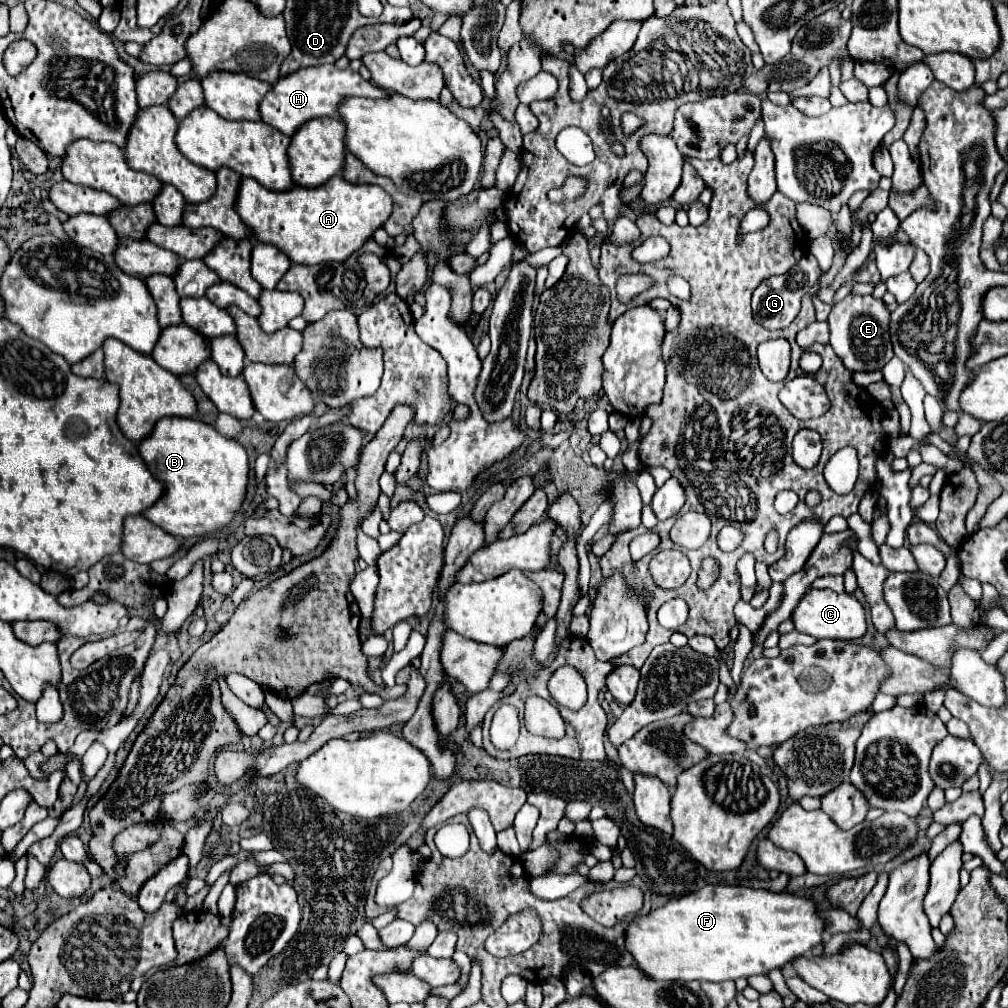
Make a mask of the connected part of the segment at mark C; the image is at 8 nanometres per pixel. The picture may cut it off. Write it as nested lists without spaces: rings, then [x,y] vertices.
[[[811,589],[803,595],[799,605],[795,607],[791,615],[795,629],[807,635],[813,635],[815,639],[861,639],[865,635],[867,623],[865,623],[865,609],[851,593],[835,593],[831,589]]]

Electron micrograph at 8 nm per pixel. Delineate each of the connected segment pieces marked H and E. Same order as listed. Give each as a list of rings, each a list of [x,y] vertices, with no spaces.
[[[335,65],[297,69],[295,73],[289,73],[287,77],[281,77],[279,81],[275,81],[271,87],[271,93],[263,97],[263,101],[259,103],[261,121],[279,129],[283,135],[293,135],[297,127],[301,127],[305,121],[313,117],[335,117],[337,103],[347,95],[375,99],[375,97],[385,97],[385,91],[365,81],[353,69],[339,69]]]
[[[849,295],[831,309],[829,327],[829,343],[849,371],[881,371],[893,357],[893,347],[889,341],[889,311],[883,307],[881,299],[873,299],[871,295]]]

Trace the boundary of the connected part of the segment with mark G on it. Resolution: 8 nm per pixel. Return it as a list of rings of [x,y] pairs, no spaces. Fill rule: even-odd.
[[[805,255],[801,257],[801,261],[791,267],[787,273],[777,275],[777,277],[769,277],[765,281],[759,283],[759,287],[753,293],[753,319],[763,325],[769,331],[775,329],[785,329],[791,325],[791,321],[797,317],[799,307],[801,307],[801,299],[803,295],[809,293],[809,289],[815,285],[815,281],[819,279],[821,269],[819,263],[813,255]]]

